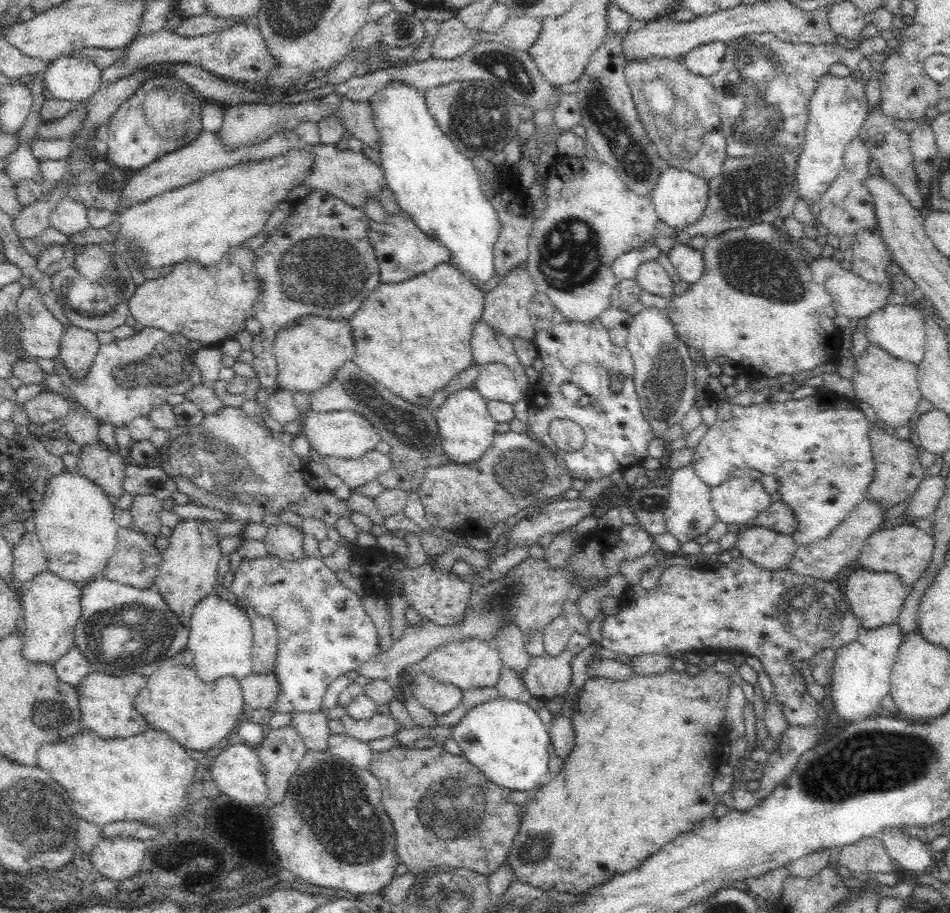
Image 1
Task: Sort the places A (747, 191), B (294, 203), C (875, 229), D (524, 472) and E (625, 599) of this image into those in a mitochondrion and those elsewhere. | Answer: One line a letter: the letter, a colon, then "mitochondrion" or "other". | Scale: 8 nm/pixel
A: mitochondrion
B: other
C: other
D: mitochondrion
E: other

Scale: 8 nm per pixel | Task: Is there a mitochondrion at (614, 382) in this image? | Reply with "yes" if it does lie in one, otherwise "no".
yes

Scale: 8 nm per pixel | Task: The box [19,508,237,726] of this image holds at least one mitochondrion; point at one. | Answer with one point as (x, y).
(129, 634)

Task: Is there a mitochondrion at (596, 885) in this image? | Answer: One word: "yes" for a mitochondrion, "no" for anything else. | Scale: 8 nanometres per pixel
no

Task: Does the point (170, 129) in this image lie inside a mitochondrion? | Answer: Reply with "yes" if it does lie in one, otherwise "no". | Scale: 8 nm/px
yes

